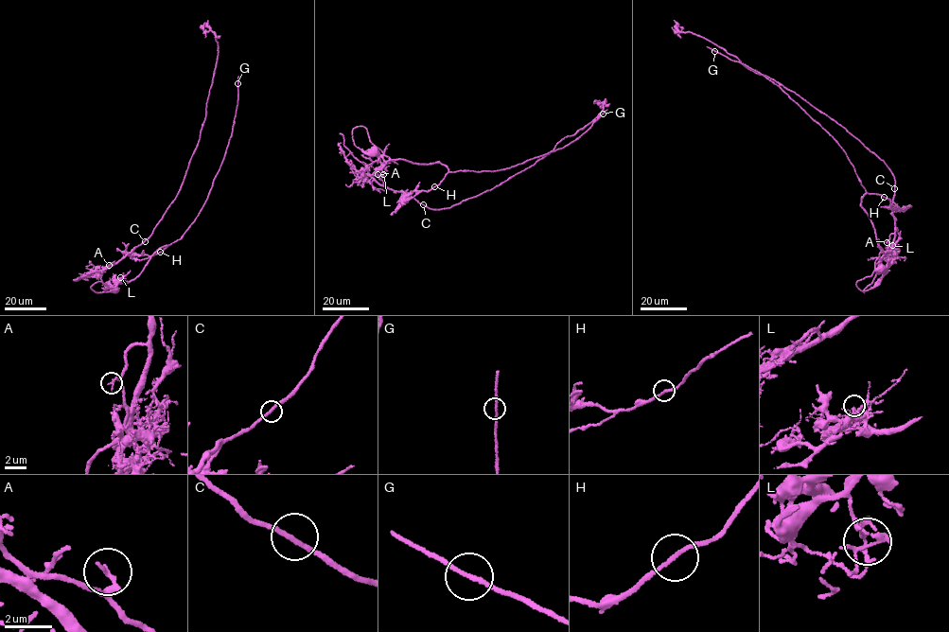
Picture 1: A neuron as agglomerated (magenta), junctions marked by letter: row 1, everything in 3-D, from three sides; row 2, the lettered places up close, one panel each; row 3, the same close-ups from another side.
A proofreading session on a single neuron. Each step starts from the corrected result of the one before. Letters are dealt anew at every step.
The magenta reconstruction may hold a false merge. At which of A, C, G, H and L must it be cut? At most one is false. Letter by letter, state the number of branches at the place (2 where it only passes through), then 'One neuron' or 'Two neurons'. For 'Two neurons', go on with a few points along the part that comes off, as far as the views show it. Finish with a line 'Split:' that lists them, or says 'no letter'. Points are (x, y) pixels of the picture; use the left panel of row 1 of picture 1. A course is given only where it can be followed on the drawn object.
A: Branches: 2. One neuron
C: Branches: 2. One neuron
G: Branches: 2. One neuron
H: Branches: 2. Two neurons. Course of the part to remove: (160, 252), (149, 256), (132, 252), (175, 200), (200, 137), (218, 47), (204, 23)
L: Branches: 2. One neuron
Split: H

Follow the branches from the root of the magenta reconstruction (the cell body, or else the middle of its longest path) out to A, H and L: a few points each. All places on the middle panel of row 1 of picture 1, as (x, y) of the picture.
A: (423, 204), (407, 193), (387, 188), (377, 174)
H: (423, 204), (413, 198), (407, 199), (410, 194), (430, 190), (434, 186)
L: (423, 204), (407, 199), (439, 184), (448, 170), (445, 165), (392, 160), (383, 166), (383, 174)

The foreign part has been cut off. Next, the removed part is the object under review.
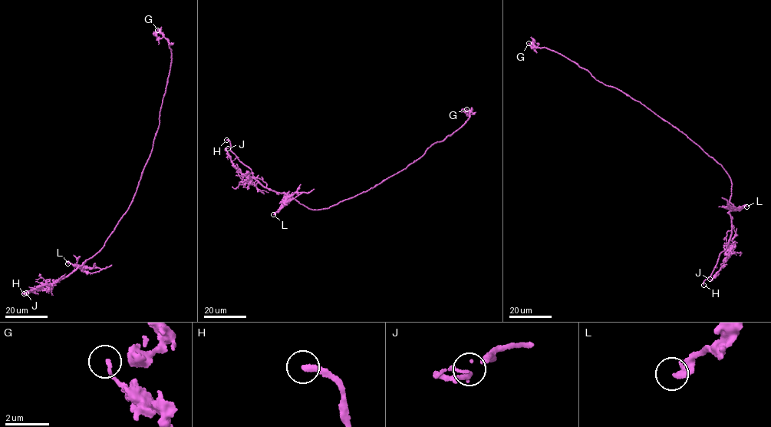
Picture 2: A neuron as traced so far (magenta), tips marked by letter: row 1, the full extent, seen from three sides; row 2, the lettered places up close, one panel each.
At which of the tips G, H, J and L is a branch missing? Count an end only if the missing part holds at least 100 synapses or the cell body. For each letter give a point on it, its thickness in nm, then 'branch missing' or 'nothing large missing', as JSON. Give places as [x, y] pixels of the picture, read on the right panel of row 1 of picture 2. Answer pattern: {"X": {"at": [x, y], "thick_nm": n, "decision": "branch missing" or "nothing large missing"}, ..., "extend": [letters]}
{"G": {"at": [528, 43], "thick_nm": 140, "decision": "nothing large missing"}, "H": {"at": [703, 285], "thick_nm": 260, "decision": "branch missing"}, "J": {"at": [710, 279], "thick_nm": 80, "decision": "nothing large missing"}, "L": {"at": [746, 206], "thick_nm": 340, "decision": "nothing large missing"}, "extend": ["H"]}

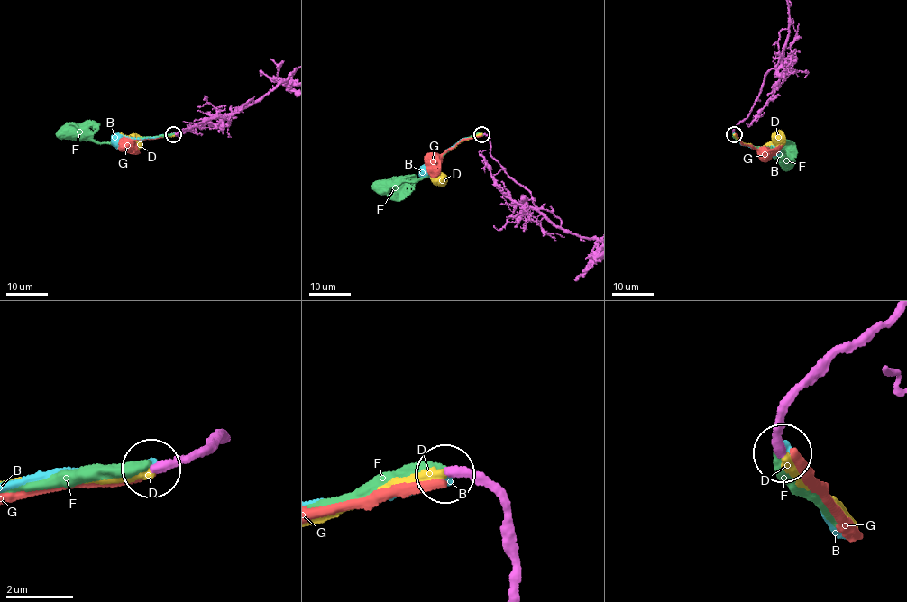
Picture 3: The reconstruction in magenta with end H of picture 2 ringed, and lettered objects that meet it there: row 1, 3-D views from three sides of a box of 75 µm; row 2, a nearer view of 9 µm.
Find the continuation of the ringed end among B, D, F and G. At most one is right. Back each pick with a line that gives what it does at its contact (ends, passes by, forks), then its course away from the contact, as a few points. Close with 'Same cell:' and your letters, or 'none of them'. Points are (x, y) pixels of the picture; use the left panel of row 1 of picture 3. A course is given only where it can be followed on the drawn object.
D: it ends
Same cell: D

